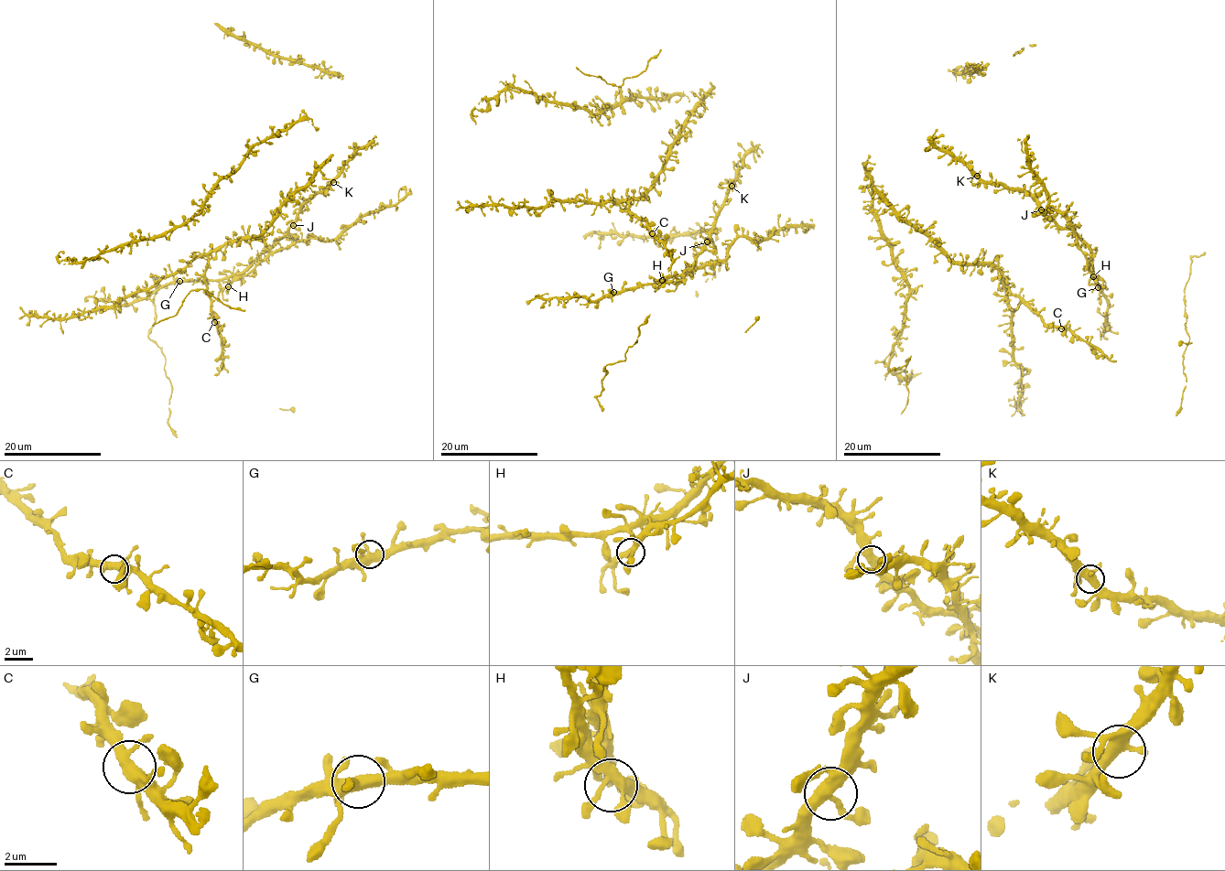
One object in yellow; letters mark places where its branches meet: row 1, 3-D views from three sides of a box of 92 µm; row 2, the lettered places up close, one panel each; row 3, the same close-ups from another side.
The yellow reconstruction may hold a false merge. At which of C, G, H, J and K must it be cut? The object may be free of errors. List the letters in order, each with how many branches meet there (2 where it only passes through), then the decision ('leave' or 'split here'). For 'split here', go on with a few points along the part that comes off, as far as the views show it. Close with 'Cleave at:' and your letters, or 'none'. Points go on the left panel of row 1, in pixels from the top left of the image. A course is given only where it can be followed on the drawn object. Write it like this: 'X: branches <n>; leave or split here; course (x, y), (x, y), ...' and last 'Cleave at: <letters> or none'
C: branches 4; leave
G: branches 4; leave
H: branches 4; leave
J: branches 4; leave
K: branches 4; leave
Cleave at: none

